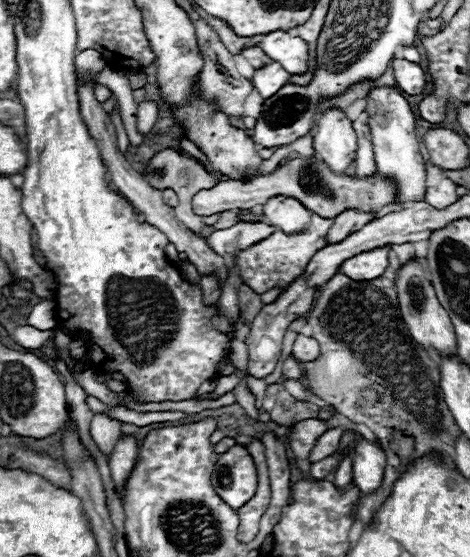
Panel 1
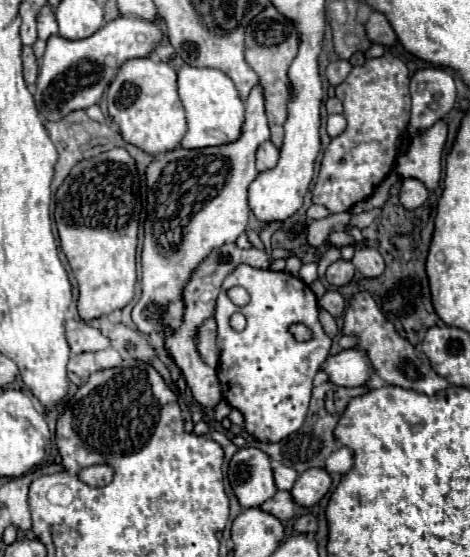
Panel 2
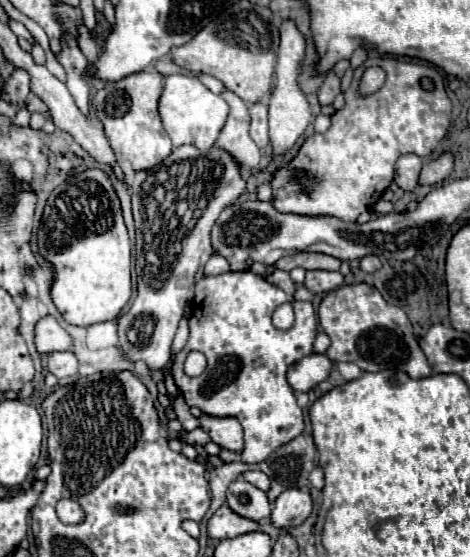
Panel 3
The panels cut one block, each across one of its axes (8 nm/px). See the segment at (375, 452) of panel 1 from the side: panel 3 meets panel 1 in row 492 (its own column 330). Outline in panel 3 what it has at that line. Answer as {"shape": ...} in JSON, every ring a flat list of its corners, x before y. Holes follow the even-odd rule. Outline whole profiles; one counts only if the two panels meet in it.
{"shape":[[310,354,298,360,288,370,288,384,294,392,308,392,316,384,328,378,332,370,332,362,326,354]]}

